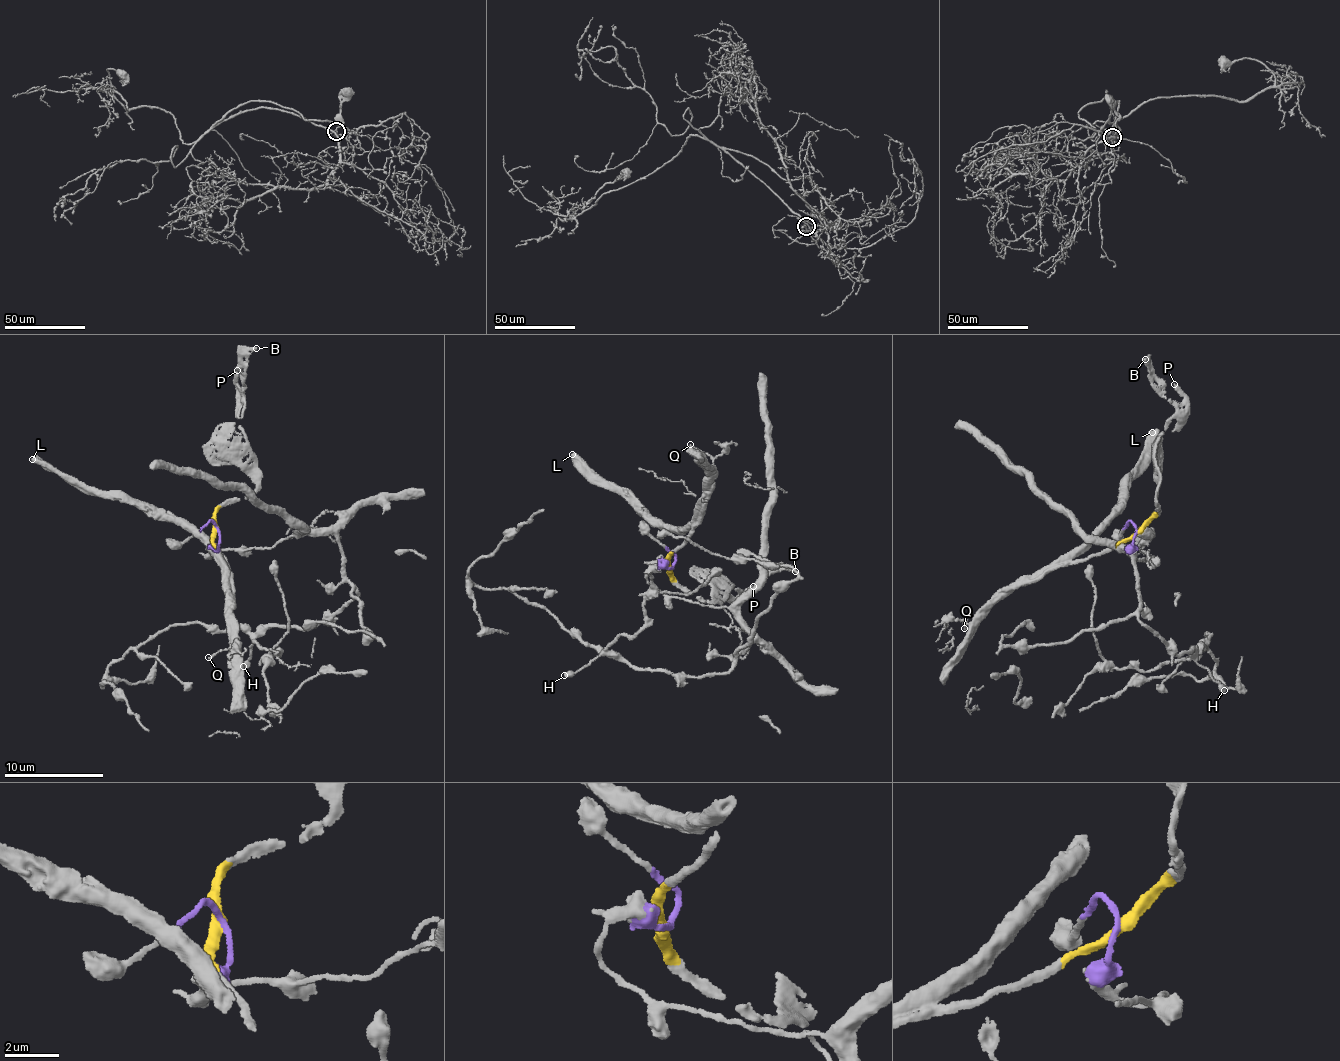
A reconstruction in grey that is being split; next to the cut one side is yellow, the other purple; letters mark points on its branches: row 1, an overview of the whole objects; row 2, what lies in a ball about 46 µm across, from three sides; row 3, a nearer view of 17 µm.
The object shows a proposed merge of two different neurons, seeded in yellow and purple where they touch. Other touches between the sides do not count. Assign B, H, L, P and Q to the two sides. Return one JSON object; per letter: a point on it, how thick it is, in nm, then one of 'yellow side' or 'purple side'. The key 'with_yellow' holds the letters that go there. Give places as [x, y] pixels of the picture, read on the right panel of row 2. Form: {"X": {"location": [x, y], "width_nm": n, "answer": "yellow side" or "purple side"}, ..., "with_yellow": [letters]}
{"B": {"location": [1145, 359], "width_nm": 300, "answer": "yellow side"}, "H": {"location": [1224, 690], "width_nm": 440, "answer": "purple side"}, "L": {"location": [1152, 432], "width_nm": 550, "answer": "yellow side"}, "P": {"location": [1174, 384], "width_nm": 280, "answer": "yellow side"}, "Q": {"location": [964, 628], "width_nm": 150, "answer": "yellow side"}, "with_yellow": ["B", "L", "P", "Q"]}

